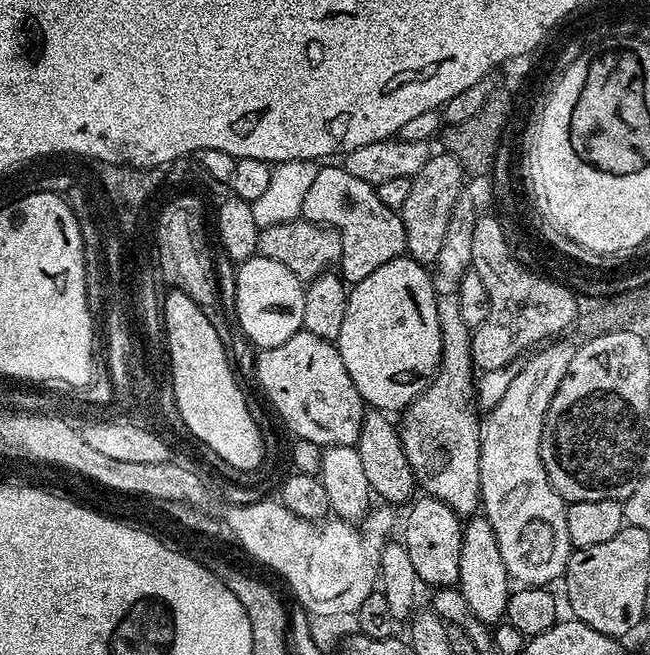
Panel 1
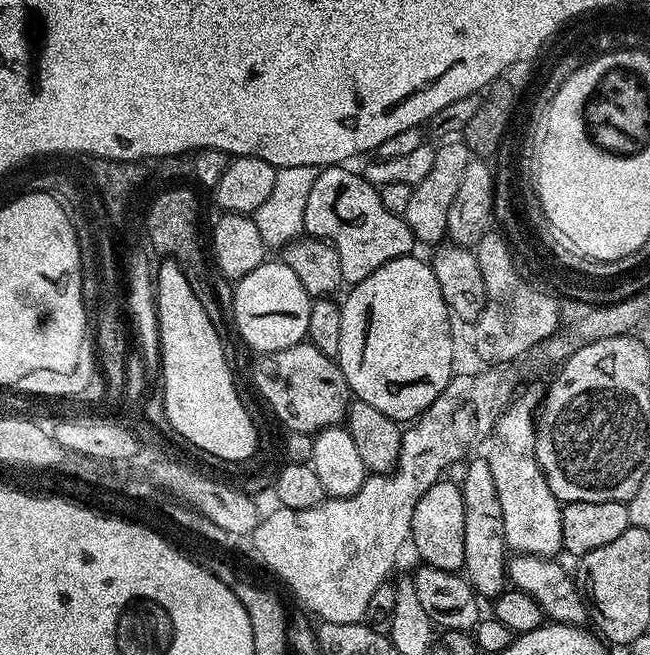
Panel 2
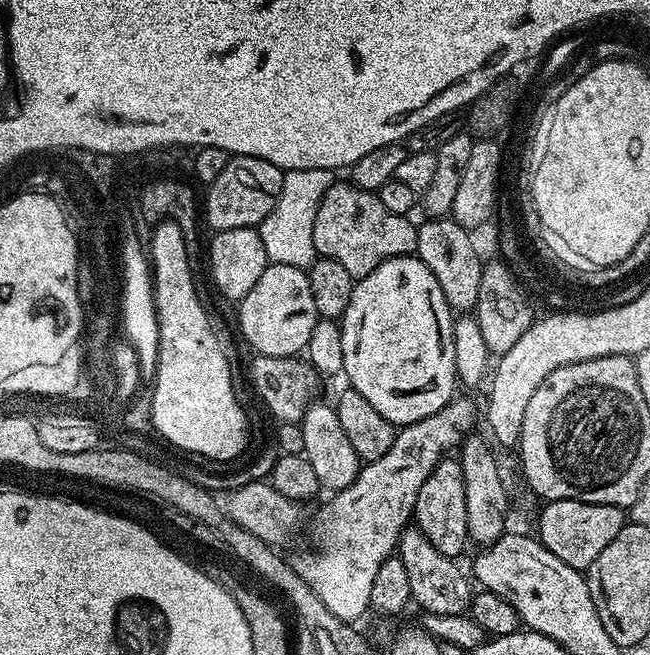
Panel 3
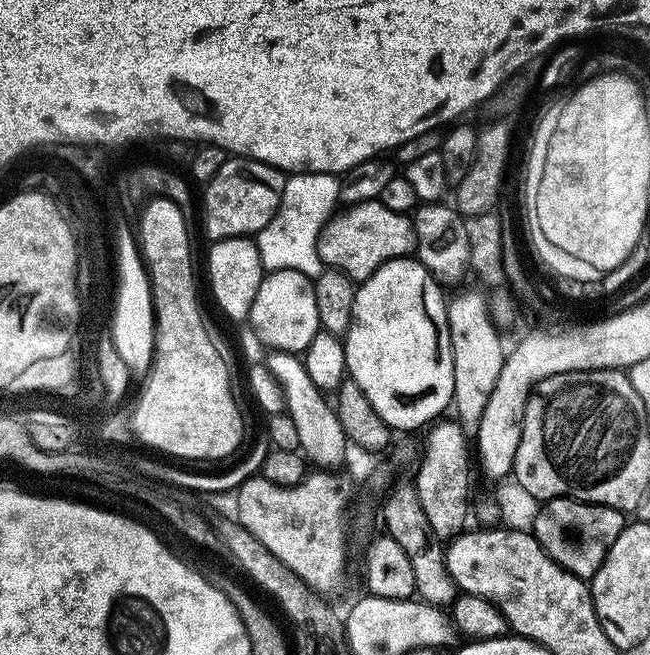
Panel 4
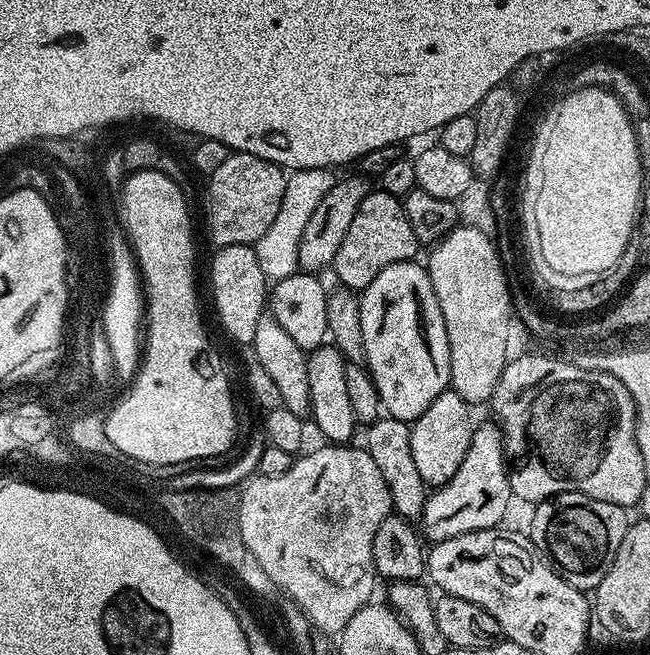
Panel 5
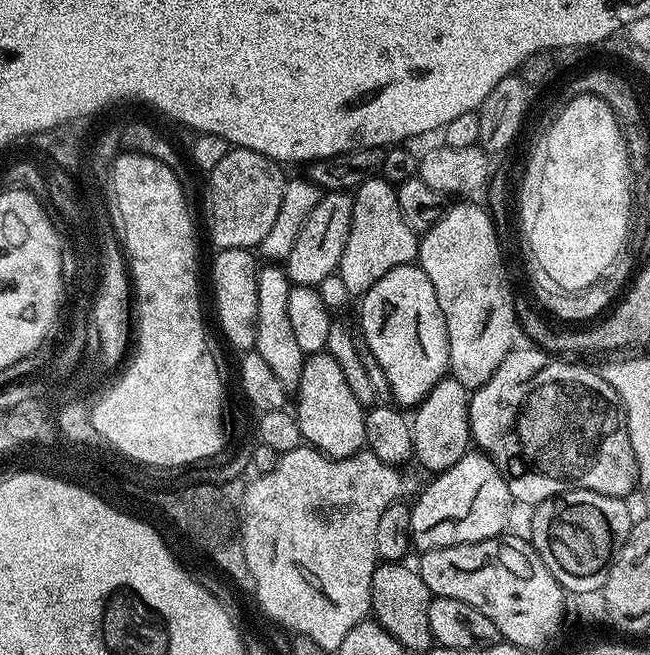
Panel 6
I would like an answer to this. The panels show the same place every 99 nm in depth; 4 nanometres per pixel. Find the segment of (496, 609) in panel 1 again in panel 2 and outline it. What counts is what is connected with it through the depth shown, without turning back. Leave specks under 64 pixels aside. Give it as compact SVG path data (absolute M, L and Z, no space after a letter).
M487 459L471 460L467 461L469 464L464 472L464 480L459 481L466 510L466 558L462 572L477 597L495 598L506 588L506 557L510 549L504 541L502 510L498 506L498 494L494 490L494 478Z

